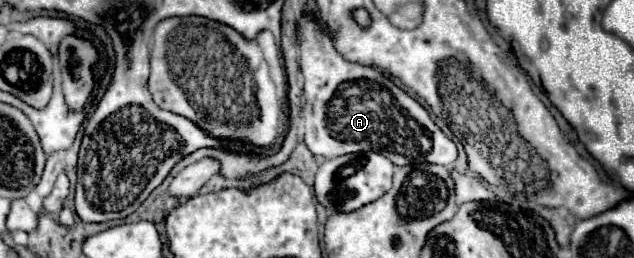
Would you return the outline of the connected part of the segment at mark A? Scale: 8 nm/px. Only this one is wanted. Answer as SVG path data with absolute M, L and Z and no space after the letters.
M304 18L300 26L300 64L306 98L306 110L302 114L304 124L308 126L304 142L314 156L336 158L350 152L376 150L388 156L396 166L406 166L408 162L456 164L458 146L434 124L424 106L380 70L344 60L334 48L334 42L314 20Z

